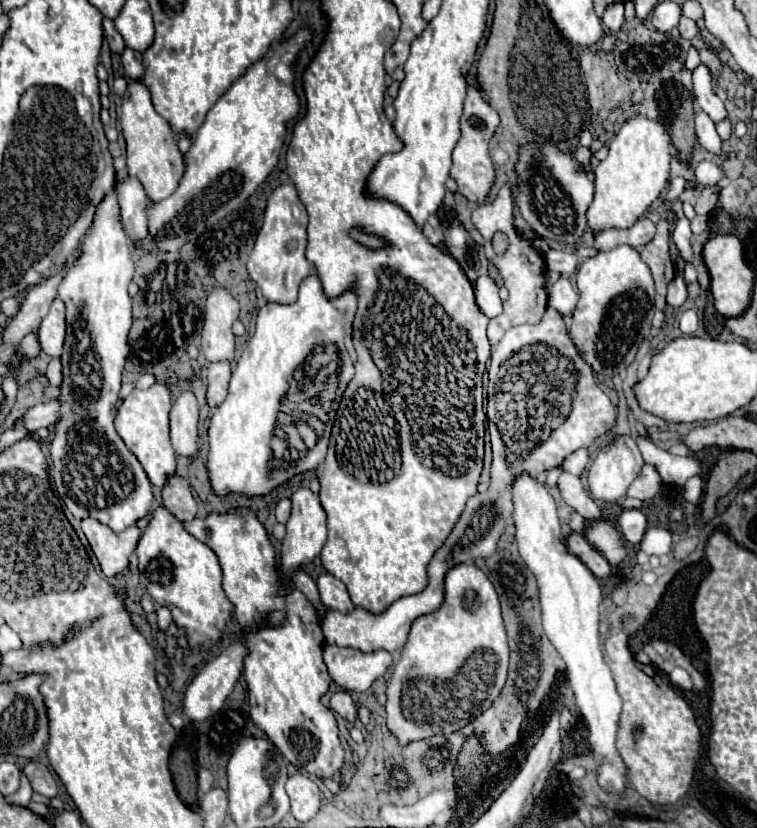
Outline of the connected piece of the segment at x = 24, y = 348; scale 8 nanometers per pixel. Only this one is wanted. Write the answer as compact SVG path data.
M36 332L34 334L28 334L22 342L20 342L20 348L16 354L22 354L24 360L30 360L30 358L36 358L40 352L40 346L38 346L38 338L36 338Z

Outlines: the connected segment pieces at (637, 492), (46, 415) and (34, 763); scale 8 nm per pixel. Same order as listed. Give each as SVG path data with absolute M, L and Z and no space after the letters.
M644 466L640 476L632 482L632 486L626 492L626 498L640 498L640 500L648 500L654 498L662 488L662 478L656 472L654 466Z
M50 400L46 404L38 404L24 414L24 424L34 434L40 428L50 428L60 420L60 400Z
M30 760L30 762L22 768L22 772L24 772L24 776L30 780L34 792L46 796L48 800L52 800L52 798L56 796L58 788L56 788L54 776L50 774L50 770L48 770L42 762L38 762L38 760Z

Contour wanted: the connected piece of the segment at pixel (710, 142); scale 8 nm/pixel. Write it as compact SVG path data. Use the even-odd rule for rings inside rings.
M696 112L696 136L698 136L698 144L706 152L716 154L716 156L722 154L722 140L716 132L716 126L704 112Z

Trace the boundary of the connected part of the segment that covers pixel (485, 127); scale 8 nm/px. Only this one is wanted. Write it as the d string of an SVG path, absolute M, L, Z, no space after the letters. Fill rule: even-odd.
M468 86L468 96L464 100L464 114L460 118L462 136L454 148L454 154L452 154L454 166L450 170L450 176L456 180L458 192L472 202L484 202L494 180L496 180L494 166L492 166L492 160L488 154L488 144L490 144L490 138L492 138L498 122L500 122L500 118L496 114L496 110L484 100L480 90L474 86Z

